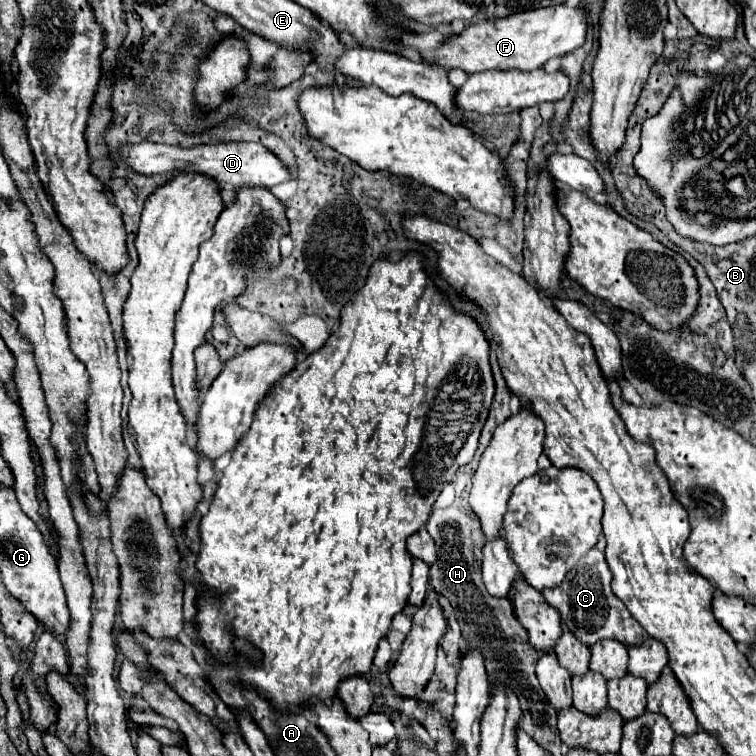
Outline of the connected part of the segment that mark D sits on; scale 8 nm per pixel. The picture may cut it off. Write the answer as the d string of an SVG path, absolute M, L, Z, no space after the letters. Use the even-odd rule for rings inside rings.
M215 141L207 145L195 145L191 149L157 145L157 143L137 143L137 145L125 145L123 157L127 159L129 167L135 173L145 173L145 175L157 175L157 173L171 175L175 171L195 171L217 179L221 185L233 185L233 187L241 187L245 183L275 187L279 183L291 181L291 169L261 143Z

